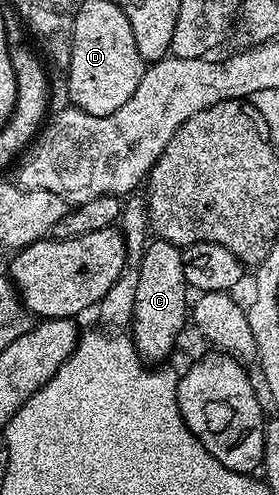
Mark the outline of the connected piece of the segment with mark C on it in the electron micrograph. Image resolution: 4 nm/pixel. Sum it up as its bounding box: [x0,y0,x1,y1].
[129,237,189,364]

